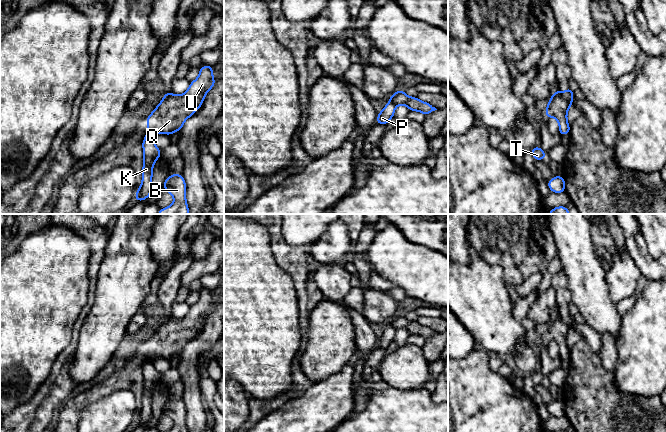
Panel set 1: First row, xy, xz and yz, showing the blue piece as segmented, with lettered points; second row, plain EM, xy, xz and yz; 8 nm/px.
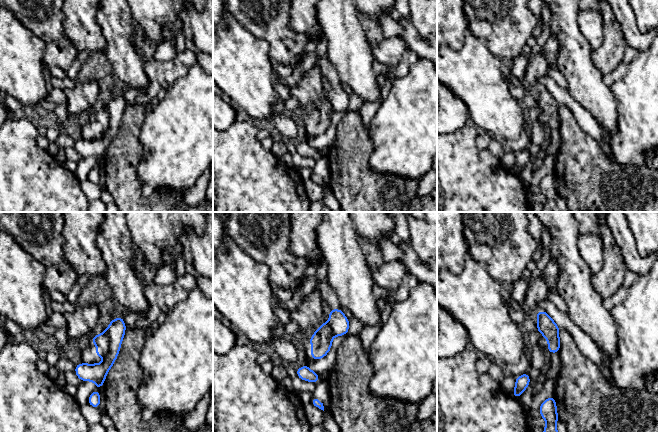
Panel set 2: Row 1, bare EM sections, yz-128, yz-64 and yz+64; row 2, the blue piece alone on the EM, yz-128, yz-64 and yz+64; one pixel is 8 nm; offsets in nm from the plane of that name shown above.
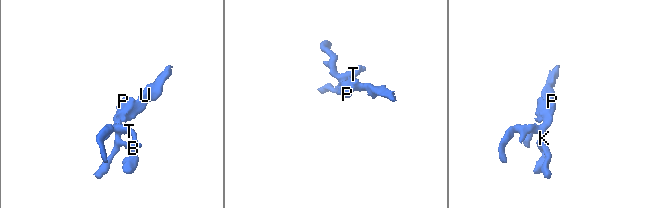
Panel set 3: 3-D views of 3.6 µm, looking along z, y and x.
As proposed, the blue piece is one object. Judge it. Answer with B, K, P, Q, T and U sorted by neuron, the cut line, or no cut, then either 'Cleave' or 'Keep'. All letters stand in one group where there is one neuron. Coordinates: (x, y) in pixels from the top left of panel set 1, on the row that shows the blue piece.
Groups: B K P T / Q U. Split along yz (560, 93), (570, 105). Cleave

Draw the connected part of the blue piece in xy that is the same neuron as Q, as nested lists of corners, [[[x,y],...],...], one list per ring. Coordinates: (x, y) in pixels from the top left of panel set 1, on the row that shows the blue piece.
[[[202,66],[198,78],[190,82],[183,95],[171,92],[168,97],[163,98],[146,119],[148,136],[154,136],[156,133],[170,136],[175,131],[181,131],[185,120],[201,107],[206,93],[214,87],[213,68],[214,66]]]

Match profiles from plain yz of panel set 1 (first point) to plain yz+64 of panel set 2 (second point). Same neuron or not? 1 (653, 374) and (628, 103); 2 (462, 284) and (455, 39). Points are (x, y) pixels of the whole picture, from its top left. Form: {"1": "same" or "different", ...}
{"1": "same", "2": "different"}

